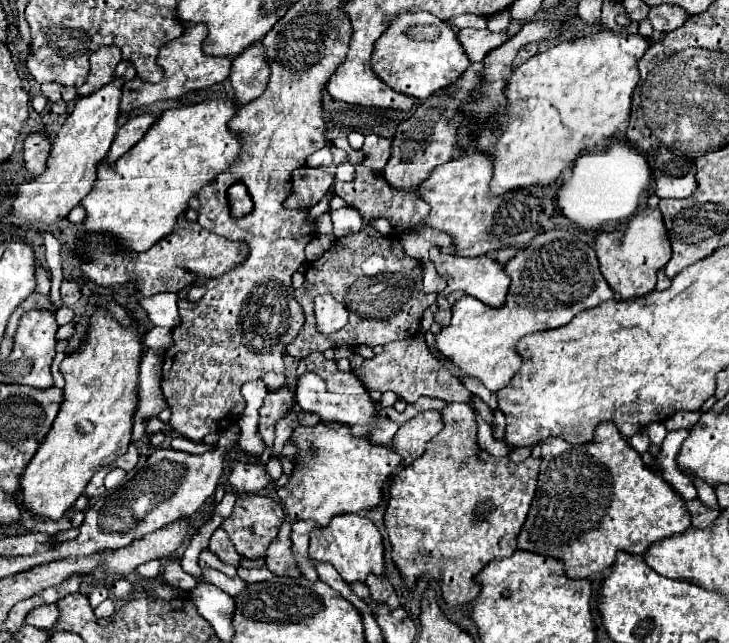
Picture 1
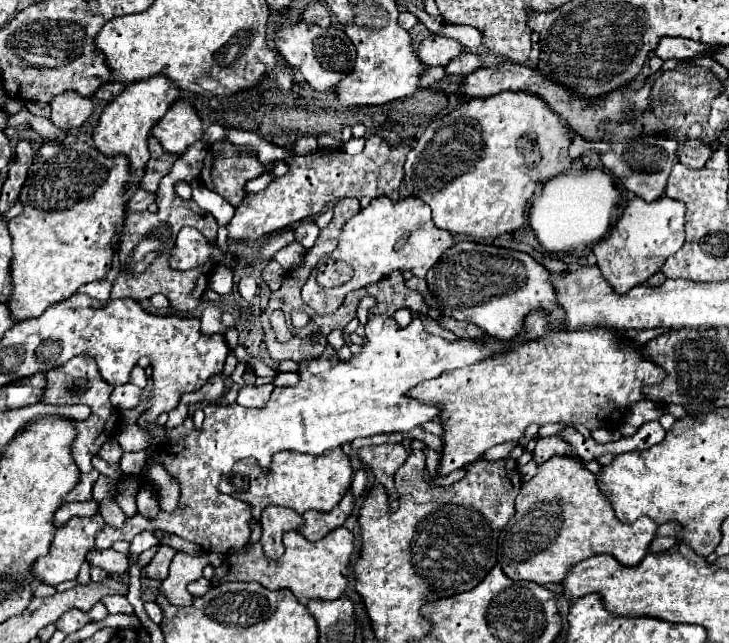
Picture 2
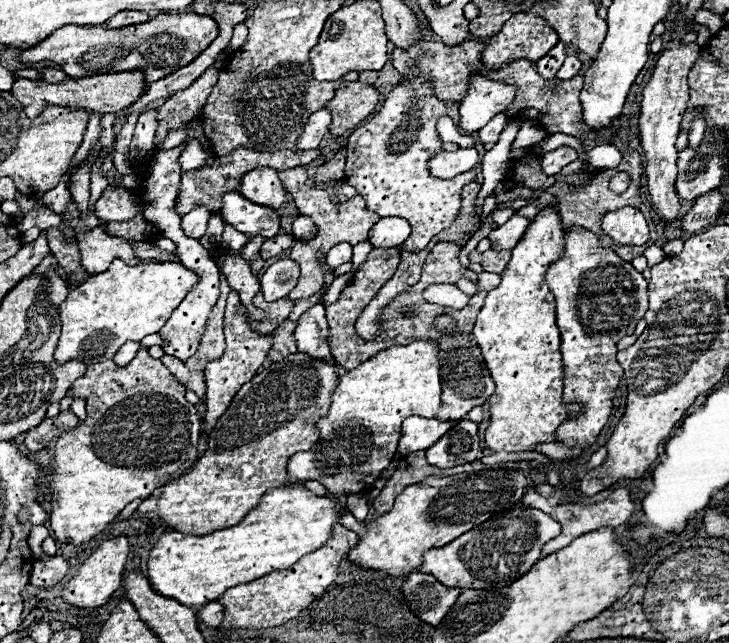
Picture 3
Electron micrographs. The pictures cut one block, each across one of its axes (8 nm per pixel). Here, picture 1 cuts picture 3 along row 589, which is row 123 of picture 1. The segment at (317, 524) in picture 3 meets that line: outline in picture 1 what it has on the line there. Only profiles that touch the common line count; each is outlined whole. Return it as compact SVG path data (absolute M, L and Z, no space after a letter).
M208 100L194 106L184 106L176 110L166 110L144 134L144 138L130 148L112 168L100 164L98 178L90 194L82 200L88 216L82 224L82 232L110 232L118 242L134 252L146 252L158 240L168 236L174 230L174 224L180 214L188 210L190 198L208 186L220 172L234 164L242 150L242 136L234 132L228 122L238 114L238 104L234 100Z

